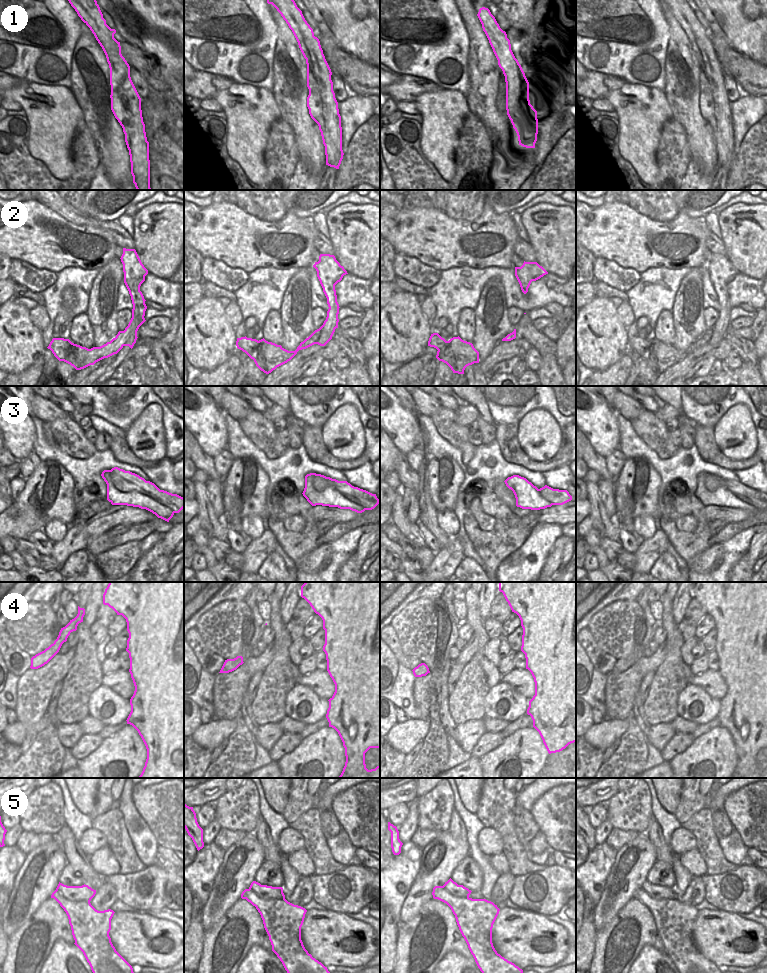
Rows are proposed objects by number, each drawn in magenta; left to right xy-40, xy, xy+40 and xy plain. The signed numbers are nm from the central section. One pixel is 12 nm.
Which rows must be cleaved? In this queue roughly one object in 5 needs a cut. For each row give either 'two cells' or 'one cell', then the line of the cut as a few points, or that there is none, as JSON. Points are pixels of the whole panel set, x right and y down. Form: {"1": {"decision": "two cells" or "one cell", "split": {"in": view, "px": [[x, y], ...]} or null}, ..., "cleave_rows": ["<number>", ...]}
{"1": {"decision": "one cell", "split": null}, "2": {"decision": "two cells", "split": {"in": "xy-40", "px": [[74, 344], [69, 353], [63, 349], [51, 350]]}}, "3": {"decision": "one cell", "split": null}, "4": {"decision": "one cell", "split": null}, "5": {"decision": "two cells", "split": {"in": "xy", "px": [[249, 887], [262, 898], [284, 899]]}}, "cleave_rows": ["2", "5"]}

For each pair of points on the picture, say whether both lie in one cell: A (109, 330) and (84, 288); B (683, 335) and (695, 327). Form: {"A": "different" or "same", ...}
{"A": "different", "B": "same"}

